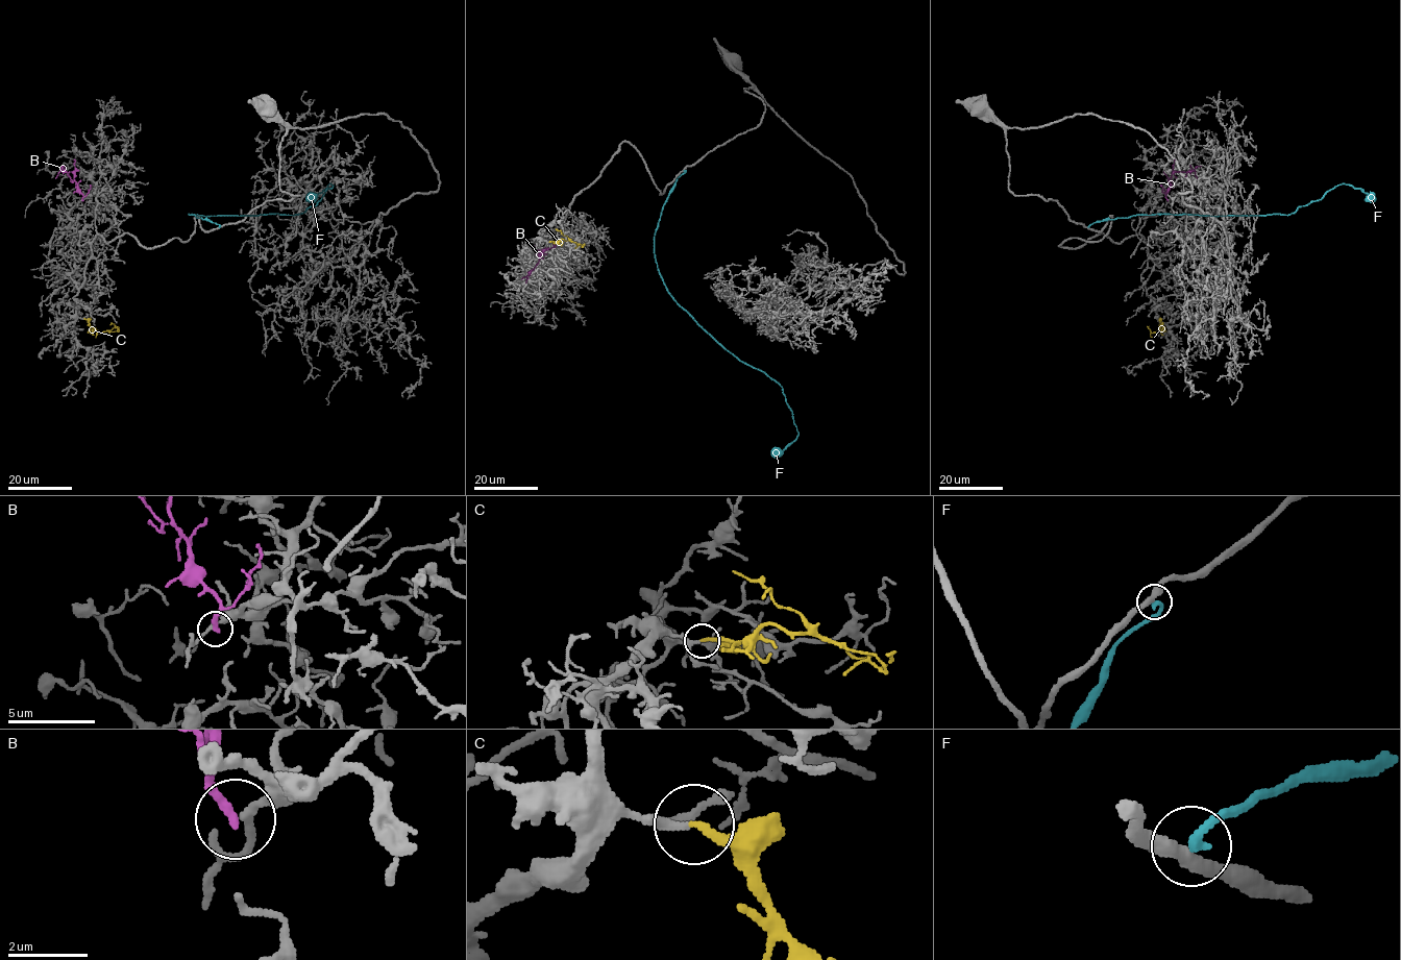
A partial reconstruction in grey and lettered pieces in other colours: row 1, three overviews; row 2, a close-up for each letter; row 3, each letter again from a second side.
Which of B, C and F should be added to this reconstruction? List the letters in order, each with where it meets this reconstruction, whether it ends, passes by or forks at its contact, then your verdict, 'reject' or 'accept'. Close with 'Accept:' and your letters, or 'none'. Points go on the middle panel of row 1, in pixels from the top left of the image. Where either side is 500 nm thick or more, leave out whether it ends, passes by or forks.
B: meets grey at (547, 250); it ends there; reject
C: meets grey at (549, 242); it ends there; accept
F: meets grey at (684, 170); it ends there; reject
Accept: C

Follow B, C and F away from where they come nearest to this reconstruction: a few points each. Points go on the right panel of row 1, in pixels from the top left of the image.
B: (1168, 200), (1169, 179), (1175, 172), (1193, 170), (1197, 178)
C: (1159, 318), (1158, 334), (1165, 329), (1160, 324)
F: (1088, 227), (1096, 222), (1139, 215), (1288, 215), (1299, 206), (1320, 200), (1338, 185), (1359, 188), (1372, 200)

